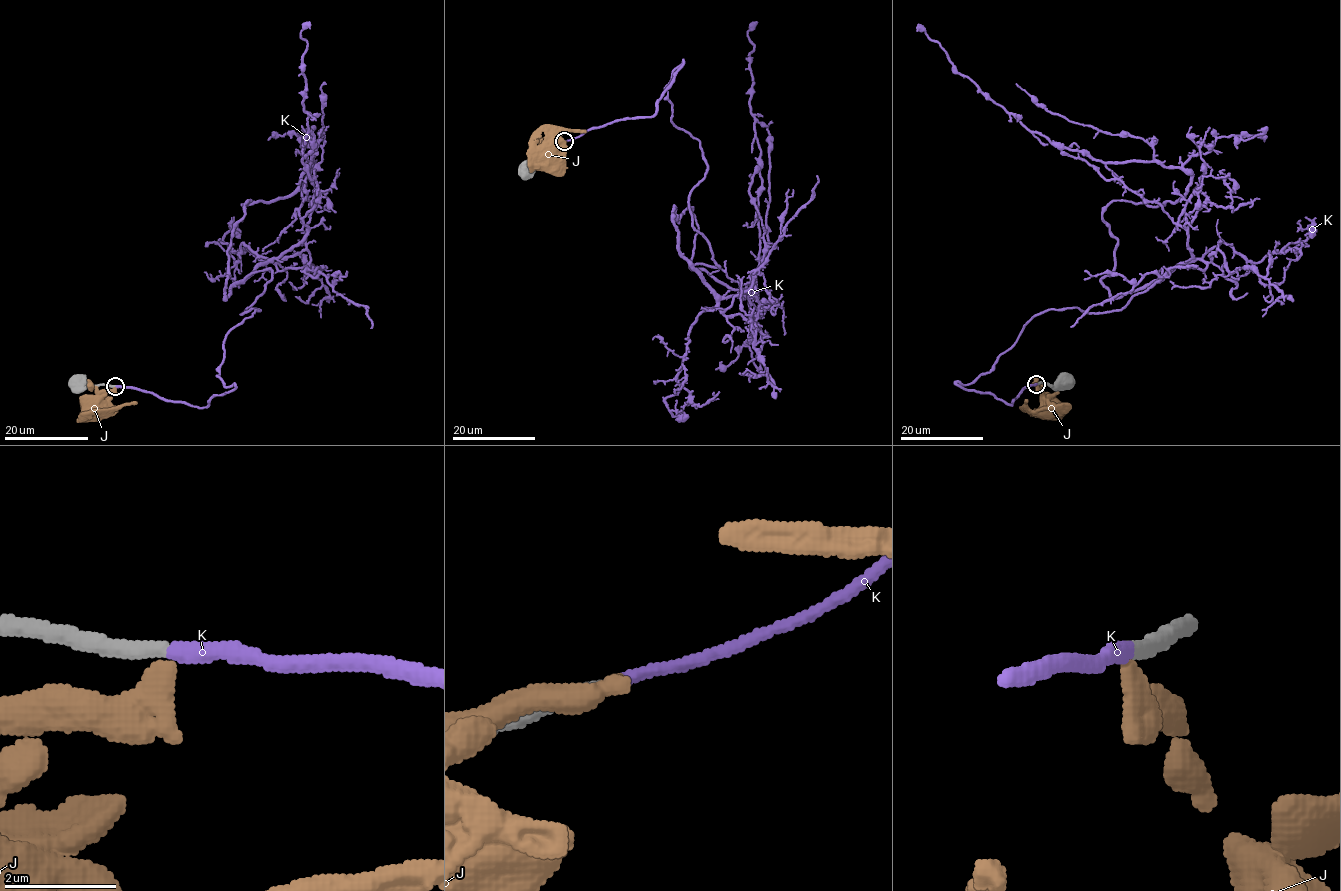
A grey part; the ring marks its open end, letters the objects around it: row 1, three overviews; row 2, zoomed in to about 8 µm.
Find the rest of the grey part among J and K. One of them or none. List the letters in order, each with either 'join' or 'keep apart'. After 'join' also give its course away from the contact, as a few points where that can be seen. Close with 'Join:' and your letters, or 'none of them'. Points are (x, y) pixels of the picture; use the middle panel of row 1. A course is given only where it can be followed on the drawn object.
J: keep apart
K: join; it runs (564, 141), (652, 116), (683, 63), (665, 90), (719, 266), (693, 269), (752, 293), (756, 22)
Join: K

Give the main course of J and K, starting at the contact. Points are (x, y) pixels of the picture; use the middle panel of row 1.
J: (563, 141), (544, 146), (540, 153), (542, 155)
K: (564, 141), (652, 116), (683, 63), (665, 90), (719, 266), (693, 269), (752, 293), (756, 22)

